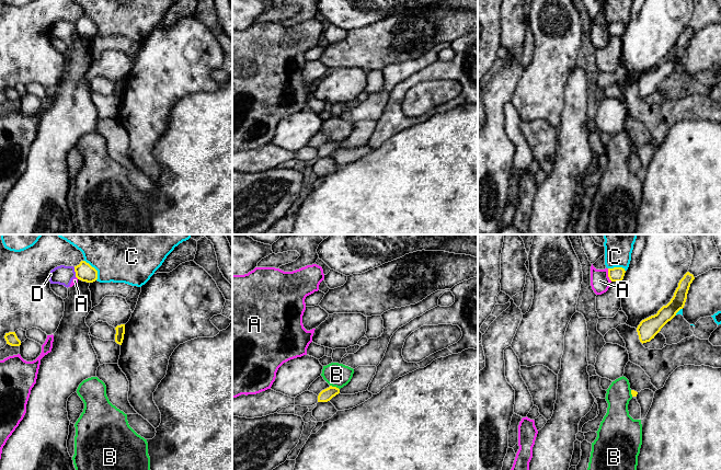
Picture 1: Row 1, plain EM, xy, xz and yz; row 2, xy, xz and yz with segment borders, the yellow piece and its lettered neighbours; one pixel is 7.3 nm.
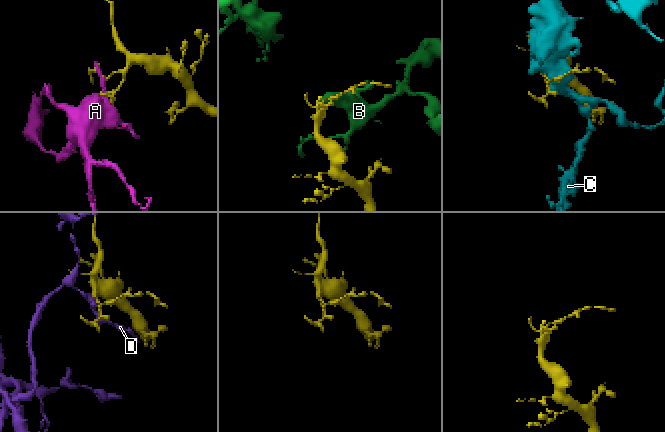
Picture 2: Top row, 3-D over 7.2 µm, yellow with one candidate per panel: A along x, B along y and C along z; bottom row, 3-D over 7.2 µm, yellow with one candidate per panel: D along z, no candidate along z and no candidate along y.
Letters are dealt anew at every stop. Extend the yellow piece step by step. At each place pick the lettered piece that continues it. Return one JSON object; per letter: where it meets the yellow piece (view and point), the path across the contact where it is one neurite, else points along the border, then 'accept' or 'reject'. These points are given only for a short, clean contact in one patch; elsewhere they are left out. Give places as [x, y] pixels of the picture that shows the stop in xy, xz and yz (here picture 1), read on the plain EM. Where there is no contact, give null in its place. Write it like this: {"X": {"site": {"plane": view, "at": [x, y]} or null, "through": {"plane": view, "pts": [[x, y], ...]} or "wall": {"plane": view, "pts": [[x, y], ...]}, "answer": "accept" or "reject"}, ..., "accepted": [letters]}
{"A": {"site": {"plane": "yz", "at": [608, 30]}, "answer": "reject"}, "B": {"site": {"plane": "xz", "at": [334, 141]}, "wall": {"plane": "xz", "pts": [[330, 139], [339, 144]]}, "answer": "reject"}, "C": {"site": {"plane": "xy", "at": [94, 23]}, "answer": "reject"}, "D": {"site": {"plane": "xy", "at": [75, 25]}, "answer": "reject"}, "accepted": []}

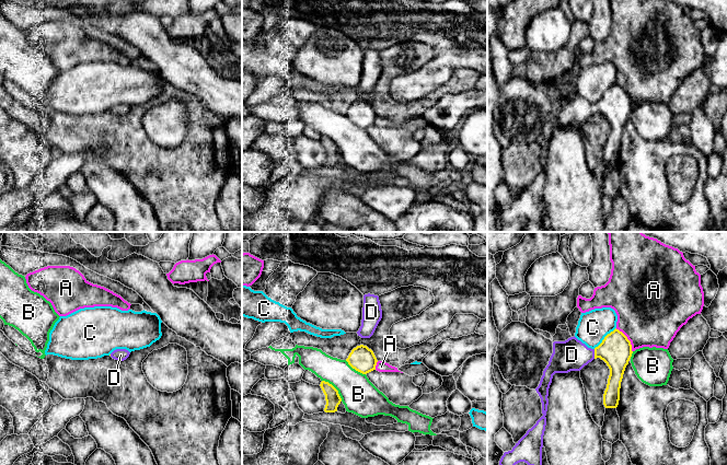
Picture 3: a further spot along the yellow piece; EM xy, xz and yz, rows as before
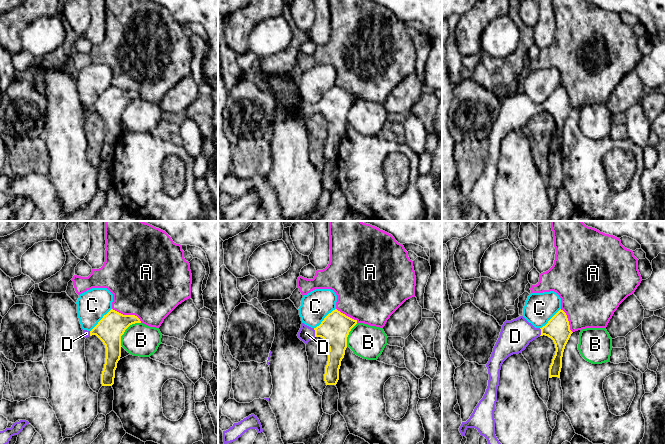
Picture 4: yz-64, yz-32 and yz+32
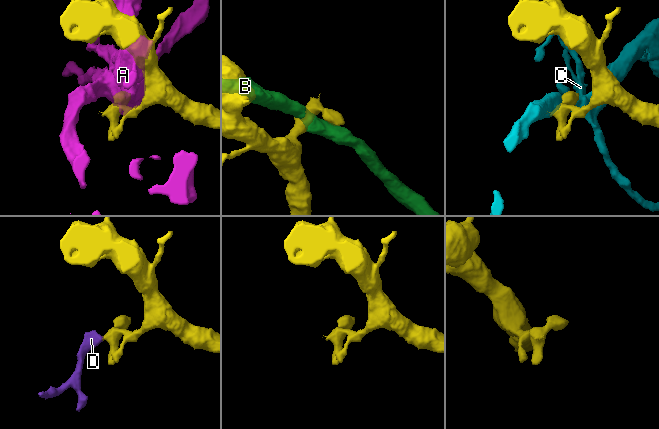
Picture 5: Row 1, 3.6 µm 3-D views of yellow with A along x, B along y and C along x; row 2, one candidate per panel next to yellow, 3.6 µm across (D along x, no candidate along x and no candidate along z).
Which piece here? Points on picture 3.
{"A": {"site": {"plane": "yz", "at": [627, 94]}, "answer": "reject"}, "B": {"site": {"plane": "xz", "at": [335, 143]}, "answer": "reject"}, "C": {"site": {"plane": "yz", "at": [604, 93]}, "answer": "reject"}, "D": {"site": {"plane": "yz", "at": [595, 108]}, "through": {"plane": "yz", "pts": [[615, 105], [595, 108], [572, 109]]}, "answer": "accept"}, "accepted": ["D"]}

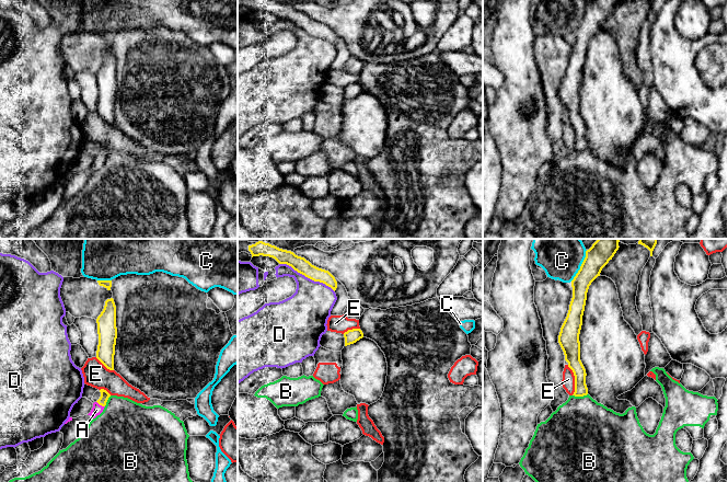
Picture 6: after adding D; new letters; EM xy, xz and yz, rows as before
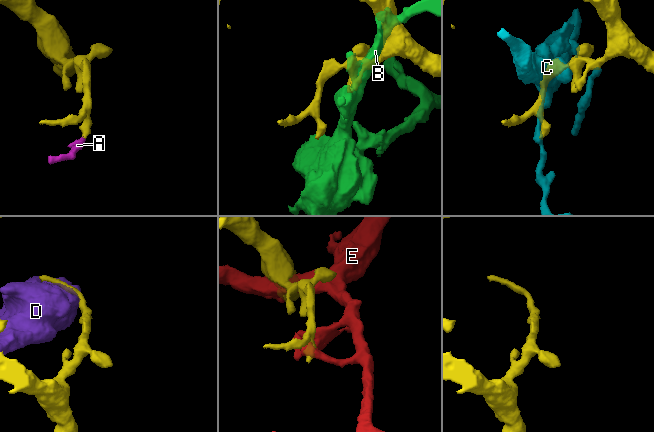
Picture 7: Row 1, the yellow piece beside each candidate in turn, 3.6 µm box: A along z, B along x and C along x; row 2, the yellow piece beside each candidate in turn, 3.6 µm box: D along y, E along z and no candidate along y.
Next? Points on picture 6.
{"A": {"site": {"plane": "xy", "at": [101, 159]}, "through": {"plane": "xy", "pts": [[104, 151], [101, 159], [96, 164]]}, "answer": "accept"}, "B": {"site": {"plane": "yz", "at": [579, 150]}, "wall": {"plane": "yz", "pts": [[587, 148], [573, 150]]}, "answer": "reject"}, "C": {"site": {"plane": "yz", "at": [581, 20]}, "wall": {"plane": "yz", "pts": [[587, 4], [580, 23], [570, 35]]}, "answer": "reject"}, "D": {"site": {"plane": "xz", "at": [307, 31]}, "answer": "reject"}, "E": {"site": {"plane": "yz", "at": [575, 135]}, "answer": "reject"}, "accepted": ["A"]}

